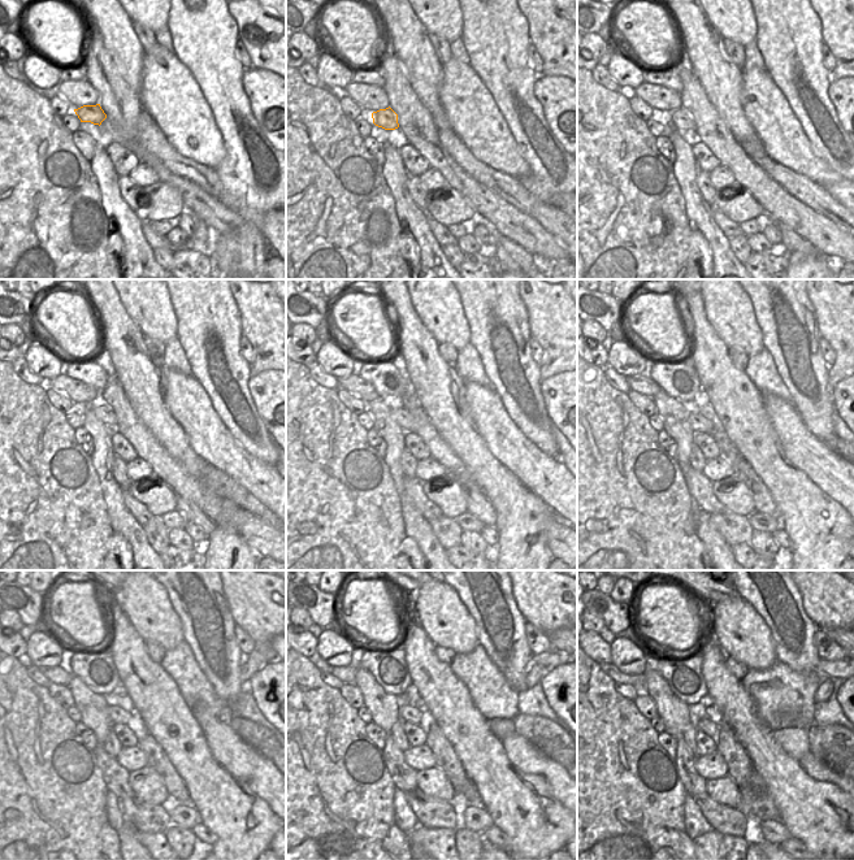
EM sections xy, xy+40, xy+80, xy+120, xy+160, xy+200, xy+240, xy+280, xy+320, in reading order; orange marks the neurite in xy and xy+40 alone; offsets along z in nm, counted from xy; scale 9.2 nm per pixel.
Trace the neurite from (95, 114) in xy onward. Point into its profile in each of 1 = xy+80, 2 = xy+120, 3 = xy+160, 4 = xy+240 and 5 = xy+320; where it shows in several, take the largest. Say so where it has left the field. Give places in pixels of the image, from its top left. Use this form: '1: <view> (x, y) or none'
1: xy+80 (680, 118)
2: xy+120 (105, 413)
3: xy+160 (401, 416)
4: xy+240 (117, 715)
5: xy+320 (707, 726)

